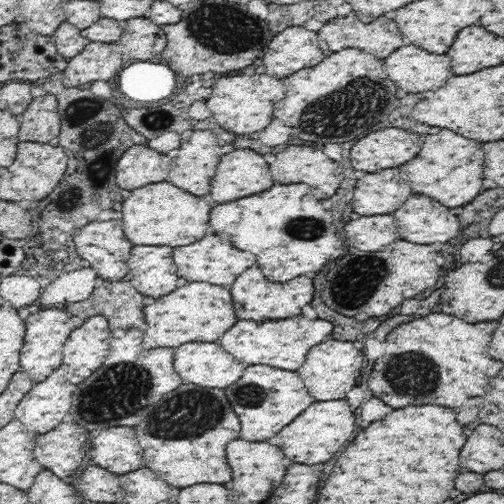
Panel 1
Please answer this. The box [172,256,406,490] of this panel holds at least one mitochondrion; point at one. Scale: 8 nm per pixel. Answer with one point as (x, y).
(251, 395)

